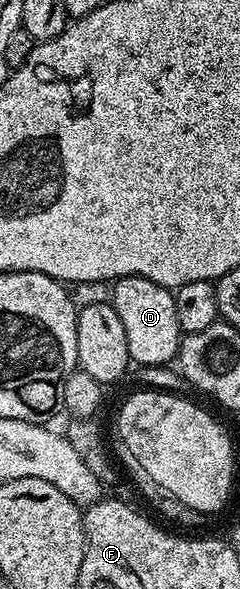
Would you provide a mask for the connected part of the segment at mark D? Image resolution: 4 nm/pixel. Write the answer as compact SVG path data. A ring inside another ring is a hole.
M120 277L113 282L112 304L120 323L124 323L124 335L128 335L128 351L131 362L137 365L166 365L175 360L183 331L176 319L176 303L171 290L152 283L143 277Z

